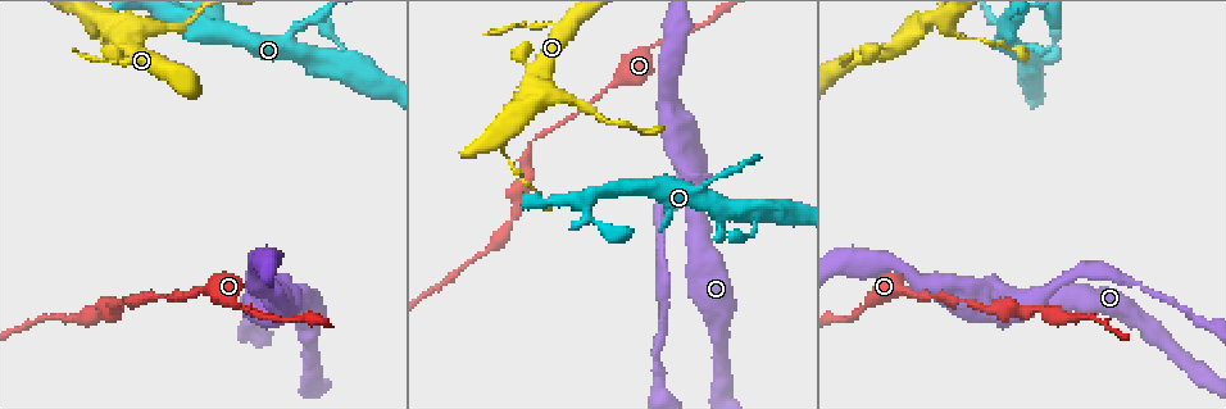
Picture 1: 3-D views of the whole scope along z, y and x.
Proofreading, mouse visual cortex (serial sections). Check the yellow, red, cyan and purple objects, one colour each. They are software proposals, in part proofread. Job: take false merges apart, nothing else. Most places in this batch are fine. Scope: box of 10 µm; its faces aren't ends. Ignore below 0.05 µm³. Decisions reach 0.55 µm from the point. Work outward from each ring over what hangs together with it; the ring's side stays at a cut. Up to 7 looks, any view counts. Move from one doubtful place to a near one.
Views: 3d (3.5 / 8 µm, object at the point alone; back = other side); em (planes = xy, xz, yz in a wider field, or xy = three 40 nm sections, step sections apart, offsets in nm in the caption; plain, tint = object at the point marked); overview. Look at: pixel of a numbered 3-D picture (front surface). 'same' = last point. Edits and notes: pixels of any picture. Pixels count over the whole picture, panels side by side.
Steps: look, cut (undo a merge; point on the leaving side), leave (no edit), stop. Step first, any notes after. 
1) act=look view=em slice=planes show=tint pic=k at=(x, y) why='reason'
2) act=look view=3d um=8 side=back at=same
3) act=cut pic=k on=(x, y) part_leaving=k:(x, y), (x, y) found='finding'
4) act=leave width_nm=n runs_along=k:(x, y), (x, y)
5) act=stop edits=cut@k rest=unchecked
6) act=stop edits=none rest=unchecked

act=look view=3d um=3.5 side=back pic=1 at=(693, 165) why='three arms meet'

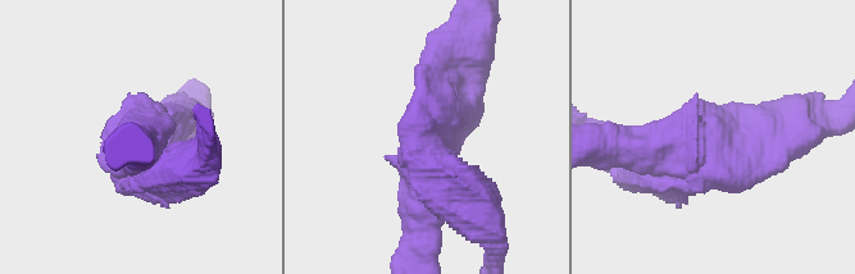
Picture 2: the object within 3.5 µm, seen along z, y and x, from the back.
act=look view=em slice=xy step=2 show=tint pic=2 at=(715, 154)

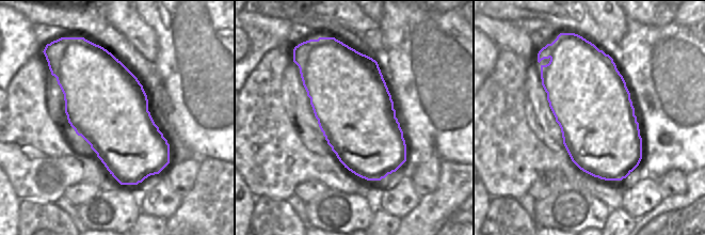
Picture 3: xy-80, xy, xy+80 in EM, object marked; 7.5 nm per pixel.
act=cut pic=2 on=(472, 179) part_leaving=2:(440, 163), (491, 259) found='a second cell is stuck on'

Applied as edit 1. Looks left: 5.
act=look view=overview why='see it whole again'

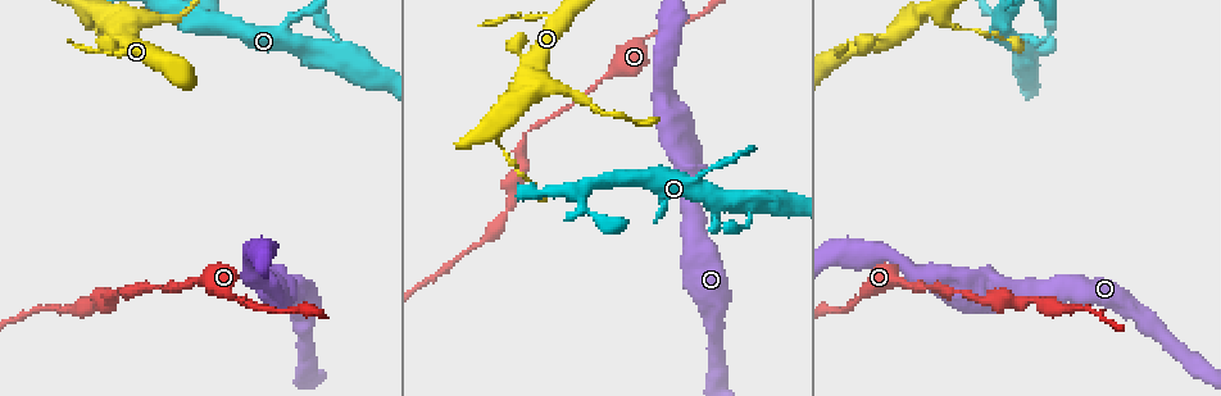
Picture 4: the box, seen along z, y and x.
act=look view=3d um=3.5 pic=4 at=(189, 281) why='sudden change in width'

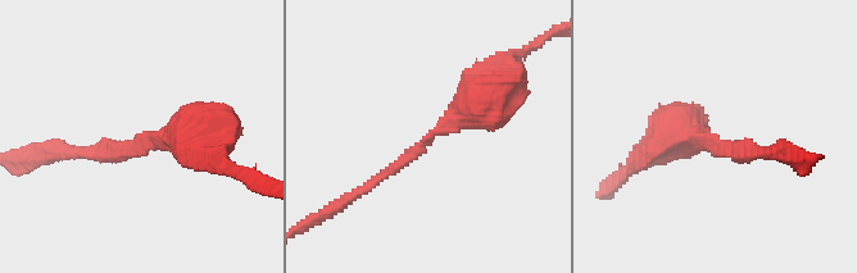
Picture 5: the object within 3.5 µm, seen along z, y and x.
act=look view=em slice=xy step=1 show=tint pic=5 at=(719, 140) arm_widths_nm=150,500

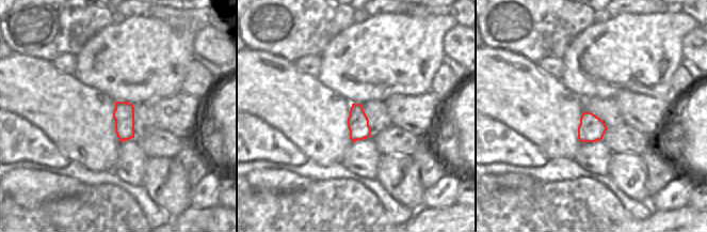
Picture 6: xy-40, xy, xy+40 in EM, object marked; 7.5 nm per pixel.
act=look view=em slice=xy step=3 show=tint at=same why='cut it another way'

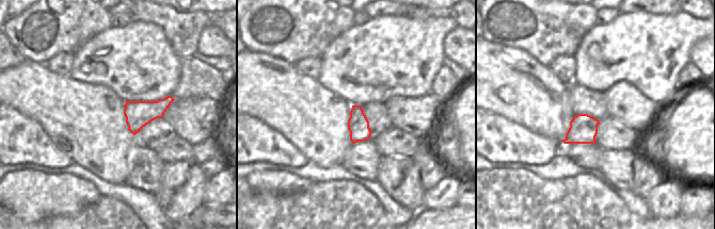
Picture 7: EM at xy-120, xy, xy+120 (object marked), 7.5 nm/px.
act=leave runs_along=5:(497, 89), (359, 190) found='all the same cell'

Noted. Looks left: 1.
act=stop edits=cut@2 rest=unchecked

